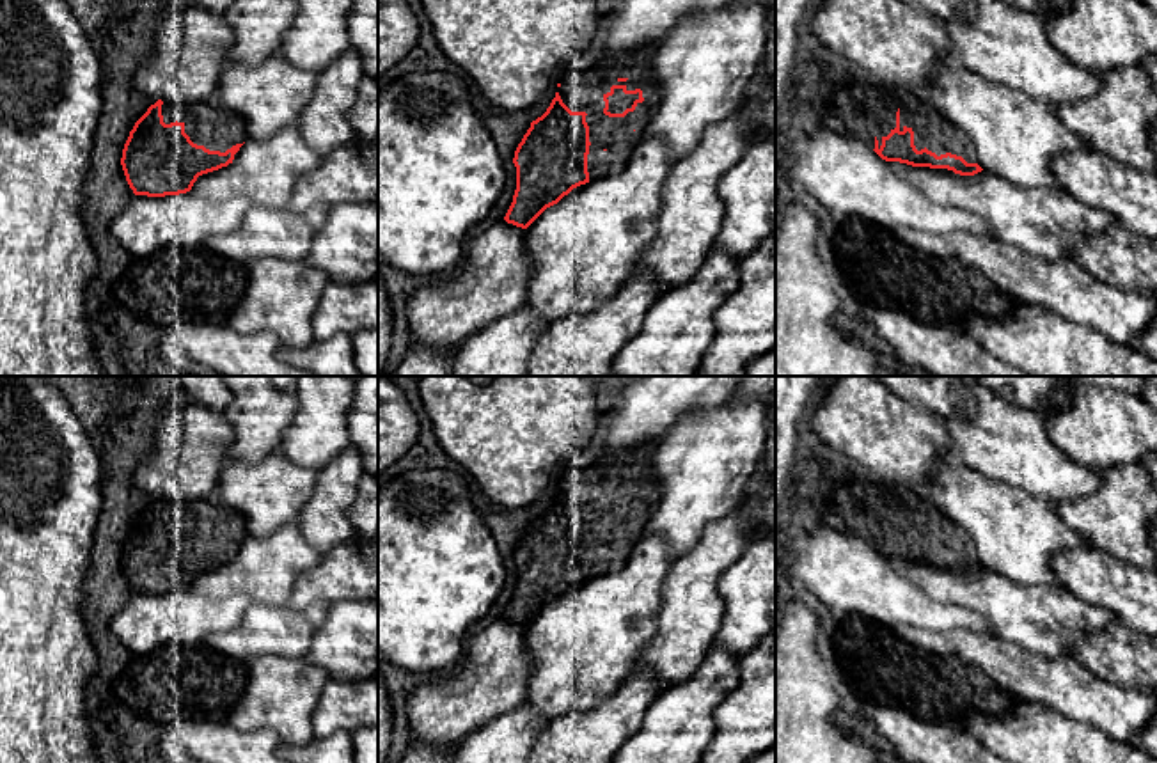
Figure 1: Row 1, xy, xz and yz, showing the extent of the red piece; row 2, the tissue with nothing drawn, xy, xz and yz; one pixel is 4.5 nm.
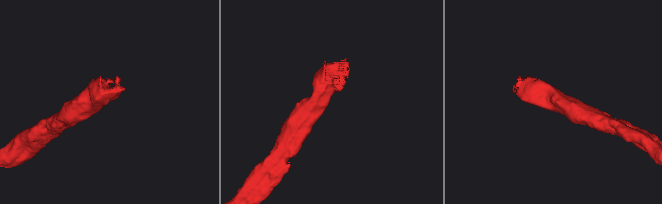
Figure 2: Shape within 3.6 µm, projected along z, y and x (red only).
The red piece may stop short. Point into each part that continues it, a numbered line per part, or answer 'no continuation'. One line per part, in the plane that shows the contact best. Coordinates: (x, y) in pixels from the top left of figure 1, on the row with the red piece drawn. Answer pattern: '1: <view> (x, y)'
1: yz (932, 130)

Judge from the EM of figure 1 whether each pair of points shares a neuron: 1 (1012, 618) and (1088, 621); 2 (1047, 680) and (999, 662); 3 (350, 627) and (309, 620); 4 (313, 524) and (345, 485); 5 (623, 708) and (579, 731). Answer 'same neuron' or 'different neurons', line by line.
1: same neuron
2: same neuron
3: different neurons
4: same neuron
5: same neuron

